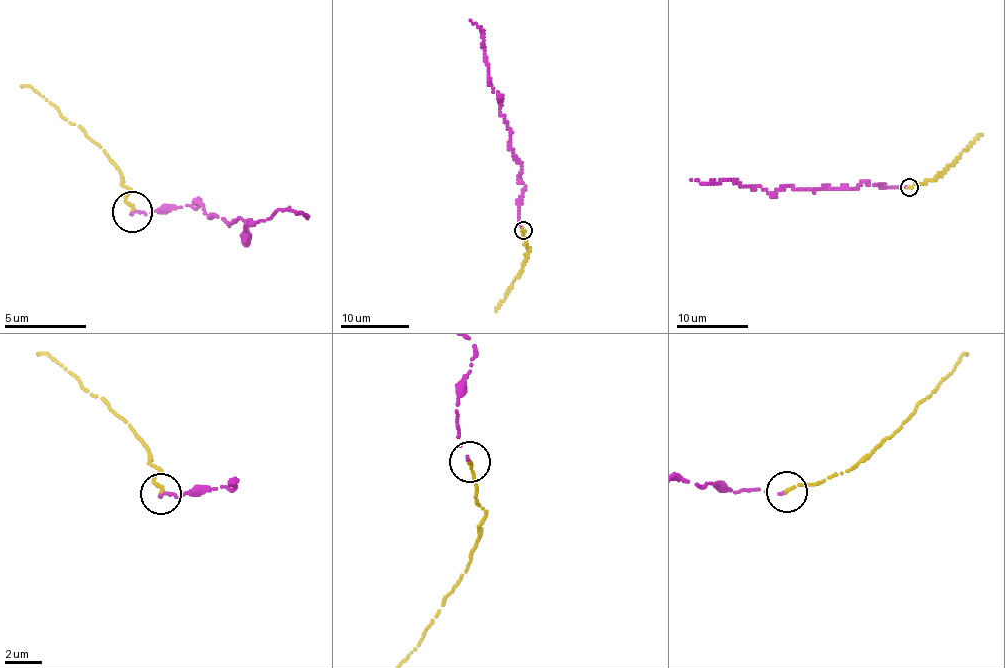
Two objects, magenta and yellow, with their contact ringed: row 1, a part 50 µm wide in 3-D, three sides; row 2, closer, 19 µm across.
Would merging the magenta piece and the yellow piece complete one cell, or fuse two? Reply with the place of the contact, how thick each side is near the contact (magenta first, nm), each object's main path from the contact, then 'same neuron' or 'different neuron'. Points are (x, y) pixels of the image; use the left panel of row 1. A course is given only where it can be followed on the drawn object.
(132, 212) | 130/190 nm | magenta via (133, 213), (199, 201), (210, 217), (247, 219), (247, 233), (248, 222), (290, 209), (307, 215), (297, 213) | yellow via (131, 213), (122, 181), (79, 125), (20, 86) | same neuron

